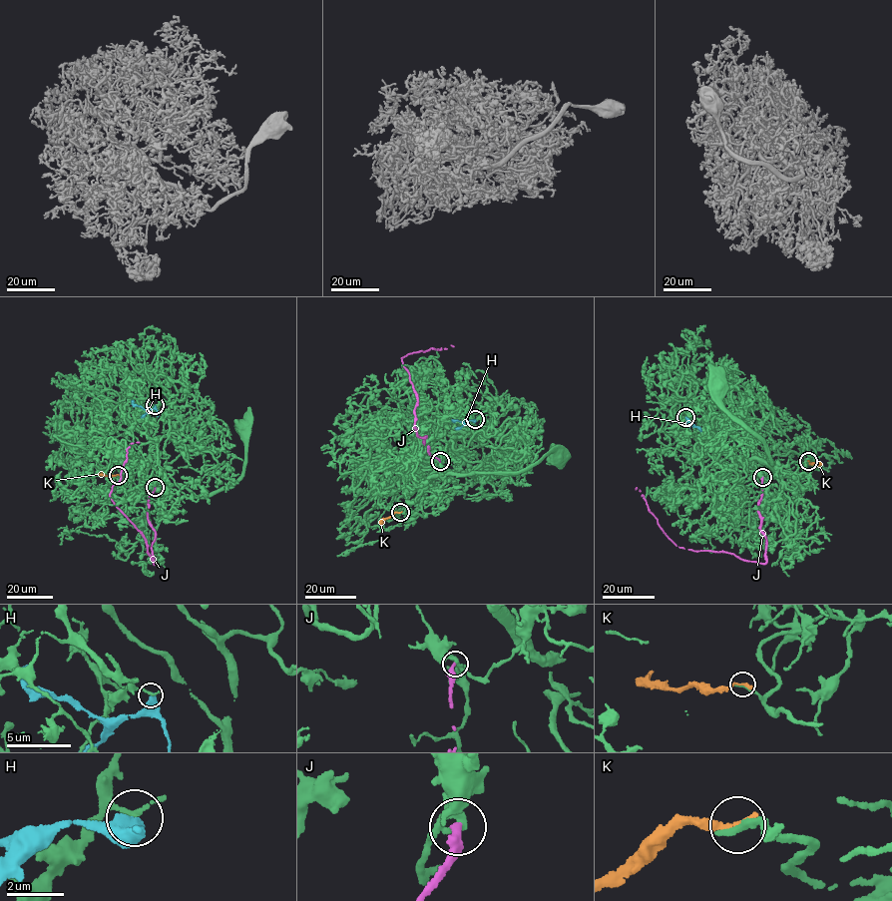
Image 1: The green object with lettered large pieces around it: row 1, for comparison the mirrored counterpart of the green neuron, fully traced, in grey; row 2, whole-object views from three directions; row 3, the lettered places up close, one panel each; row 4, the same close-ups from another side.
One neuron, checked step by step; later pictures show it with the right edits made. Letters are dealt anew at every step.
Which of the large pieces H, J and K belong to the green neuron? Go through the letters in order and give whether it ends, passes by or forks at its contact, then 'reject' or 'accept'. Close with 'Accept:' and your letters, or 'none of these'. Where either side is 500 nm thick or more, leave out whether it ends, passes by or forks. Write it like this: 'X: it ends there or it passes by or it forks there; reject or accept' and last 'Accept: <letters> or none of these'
H: it ends there; reject
J: it ends there; reject
K: it ends there; reject
Accept: none of these

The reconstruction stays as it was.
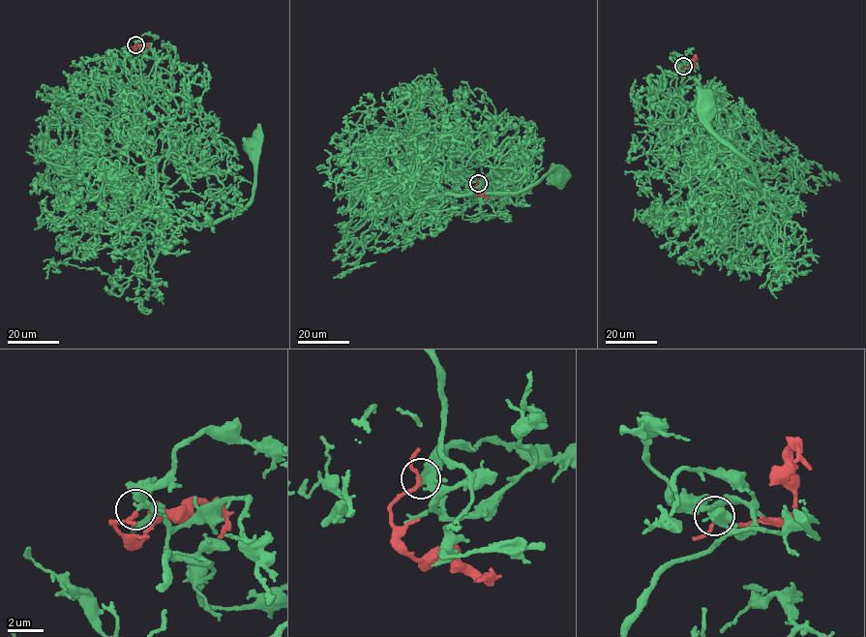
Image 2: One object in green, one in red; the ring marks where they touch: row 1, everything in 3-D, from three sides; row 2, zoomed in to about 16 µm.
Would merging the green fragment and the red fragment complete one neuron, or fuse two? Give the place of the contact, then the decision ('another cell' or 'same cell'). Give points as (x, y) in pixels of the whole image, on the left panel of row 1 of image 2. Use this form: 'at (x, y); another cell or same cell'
at (135, 45); another cell

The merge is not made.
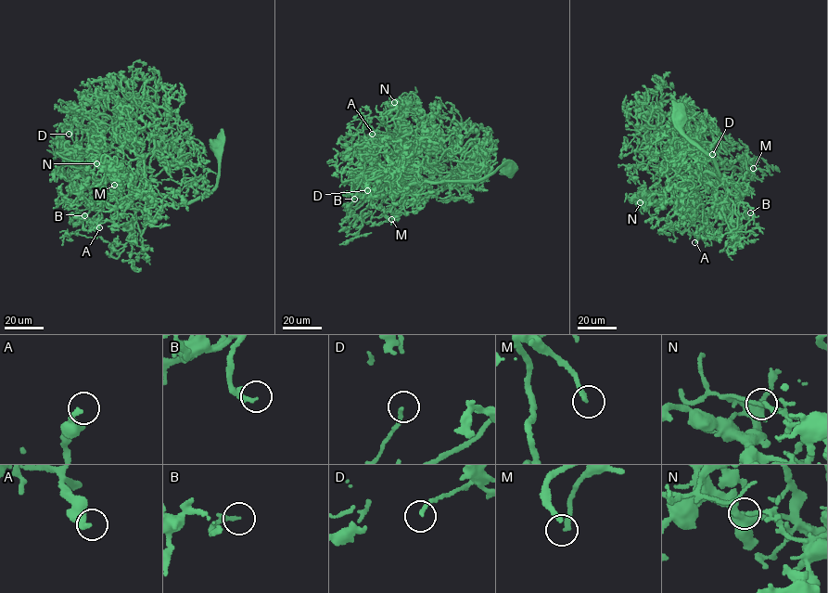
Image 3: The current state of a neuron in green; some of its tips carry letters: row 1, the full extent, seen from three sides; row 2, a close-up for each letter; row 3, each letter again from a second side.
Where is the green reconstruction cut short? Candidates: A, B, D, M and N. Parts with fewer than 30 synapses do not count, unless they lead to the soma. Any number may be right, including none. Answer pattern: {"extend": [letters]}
{"extend": ["B", "M"]}

